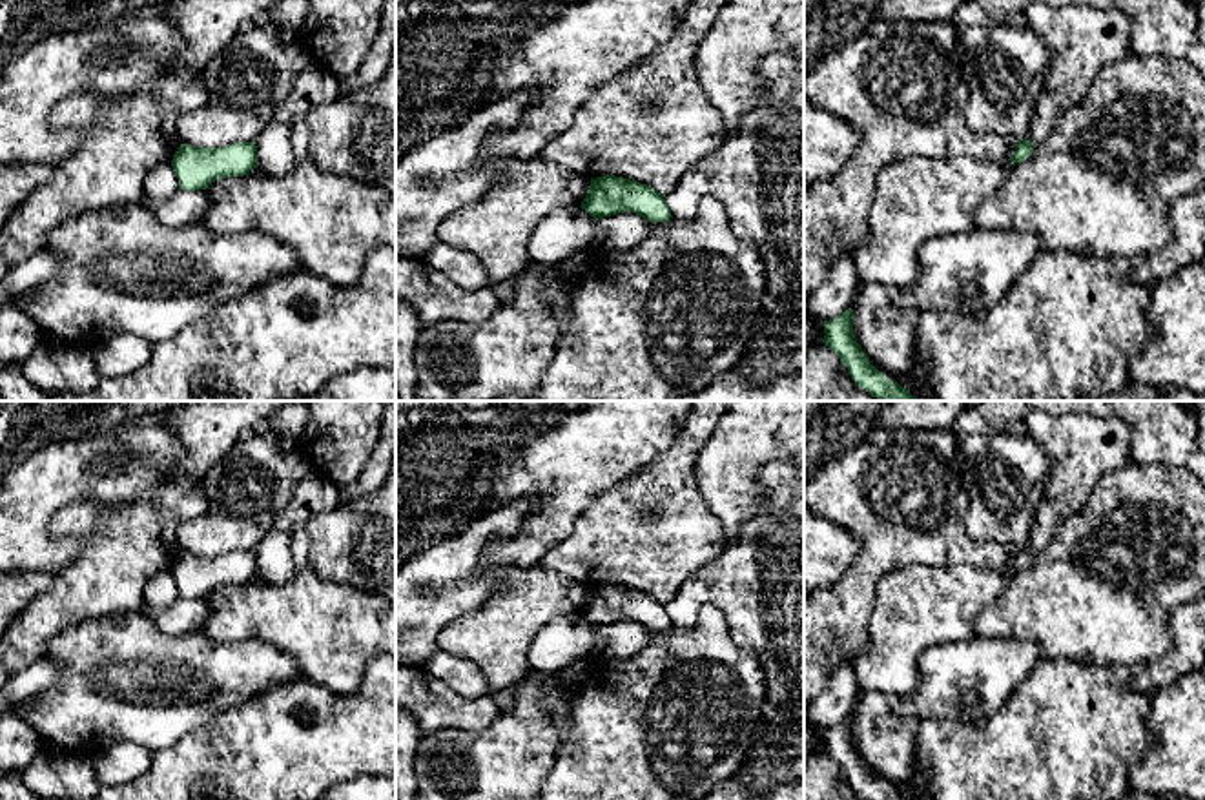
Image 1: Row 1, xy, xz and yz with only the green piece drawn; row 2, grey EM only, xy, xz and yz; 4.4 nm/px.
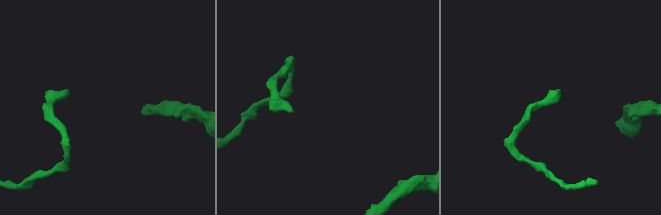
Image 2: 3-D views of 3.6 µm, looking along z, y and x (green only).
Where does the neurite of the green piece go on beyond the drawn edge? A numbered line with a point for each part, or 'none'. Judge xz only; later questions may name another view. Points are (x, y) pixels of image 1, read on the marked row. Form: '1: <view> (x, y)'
none

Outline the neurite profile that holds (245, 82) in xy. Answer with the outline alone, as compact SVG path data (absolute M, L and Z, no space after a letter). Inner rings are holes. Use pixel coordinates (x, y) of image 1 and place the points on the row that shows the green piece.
M270 22L244 27L206 62L206 106L177 120L180 142L197 148L255 142L273 122L273 111L288 97L295 77L317 66L301 42L281 44Z

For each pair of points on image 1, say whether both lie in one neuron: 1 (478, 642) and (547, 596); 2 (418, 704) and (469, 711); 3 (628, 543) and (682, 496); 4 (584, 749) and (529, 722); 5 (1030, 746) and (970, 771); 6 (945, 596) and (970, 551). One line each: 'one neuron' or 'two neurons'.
1: one neuron
2: one neuron
3: one neuron
4: two neurons
5: one neuron
6: two neurons

